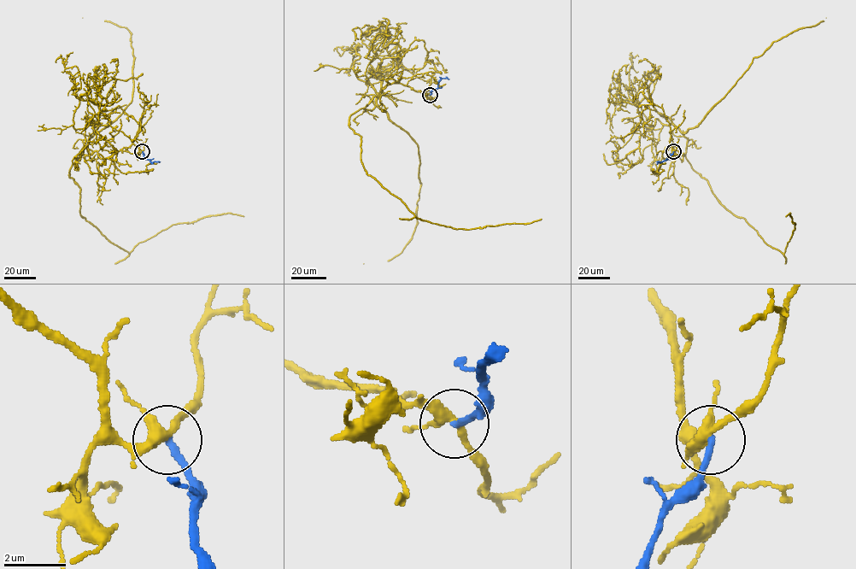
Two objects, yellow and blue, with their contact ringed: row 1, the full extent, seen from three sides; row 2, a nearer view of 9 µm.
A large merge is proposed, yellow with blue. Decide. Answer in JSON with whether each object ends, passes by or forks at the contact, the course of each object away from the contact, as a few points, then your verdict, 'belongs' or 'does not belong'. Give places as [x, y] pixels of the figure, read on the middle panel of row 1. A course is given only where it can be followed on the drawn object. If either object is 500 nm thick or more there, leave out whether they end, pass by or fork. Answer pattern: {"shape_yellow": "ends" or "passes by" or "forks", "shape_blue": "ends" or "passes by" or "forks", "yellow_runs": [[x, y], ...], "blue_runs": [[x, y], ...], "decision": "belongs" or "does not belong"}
{"shape_yellow": "forks", "shape_blue": "ends", "yellow_runs": [[430, 95], [393, 83], [351, 115], [349, 126], [360, 136], [366, 173], [416, 218], [453, 228], [542, 219]], "blue_runs": [[430, 95], [442, 79], [448, 79]], "decision": "does not belong"}

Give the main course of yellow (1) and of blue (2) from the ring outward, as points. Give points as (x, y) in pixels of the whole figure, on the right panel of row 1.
1: (673, 151), (670, 144), (662, 156), (684, 155), (717, 199), (783, 253), (795, 225), (790, 213), (786, 216)
2: (673, 151), (668, 159), (659, 161)

